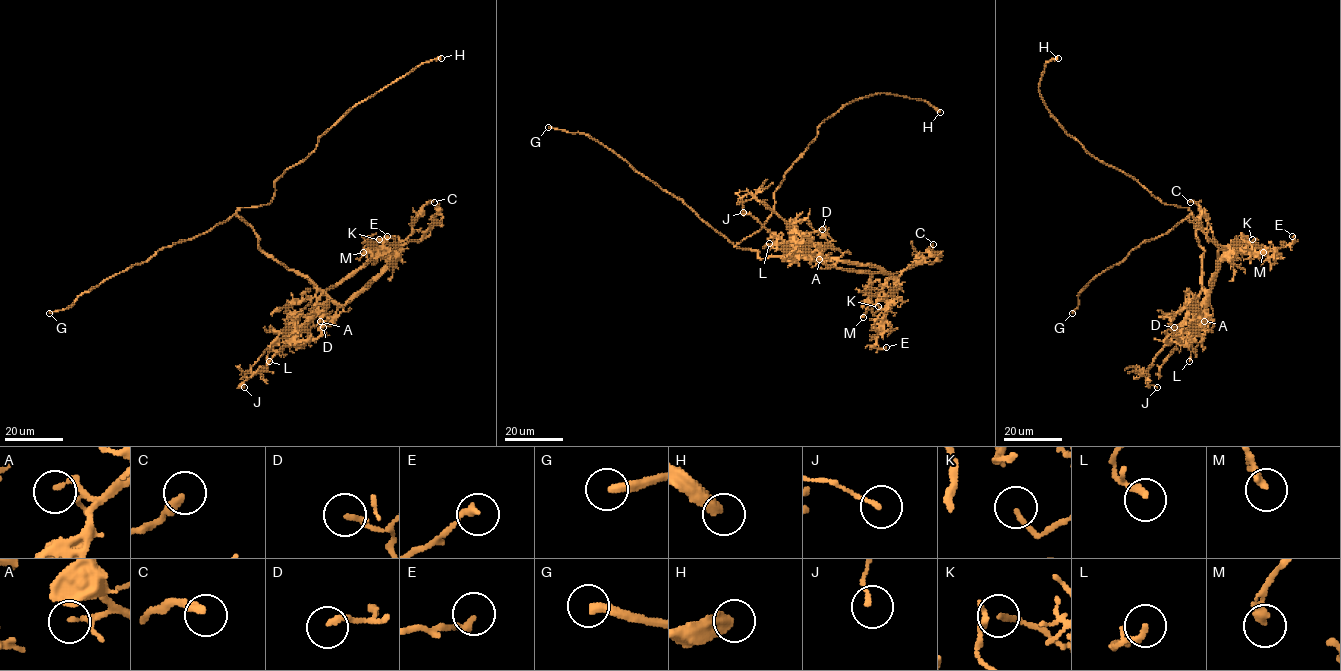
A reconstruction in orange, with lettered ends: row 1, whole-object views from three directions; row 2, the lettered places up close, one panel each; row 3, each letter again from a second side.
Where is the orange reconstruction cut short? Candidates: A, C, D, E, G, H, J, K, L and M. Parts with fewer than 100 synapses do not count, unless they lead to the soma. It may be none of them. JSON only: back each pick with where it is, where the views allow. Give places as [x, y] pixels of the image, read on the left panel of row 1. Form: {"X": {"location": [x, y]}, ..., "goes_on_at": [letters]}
{"G": {"location": [49, 313]}, "goes_on_at": ["G"]}

